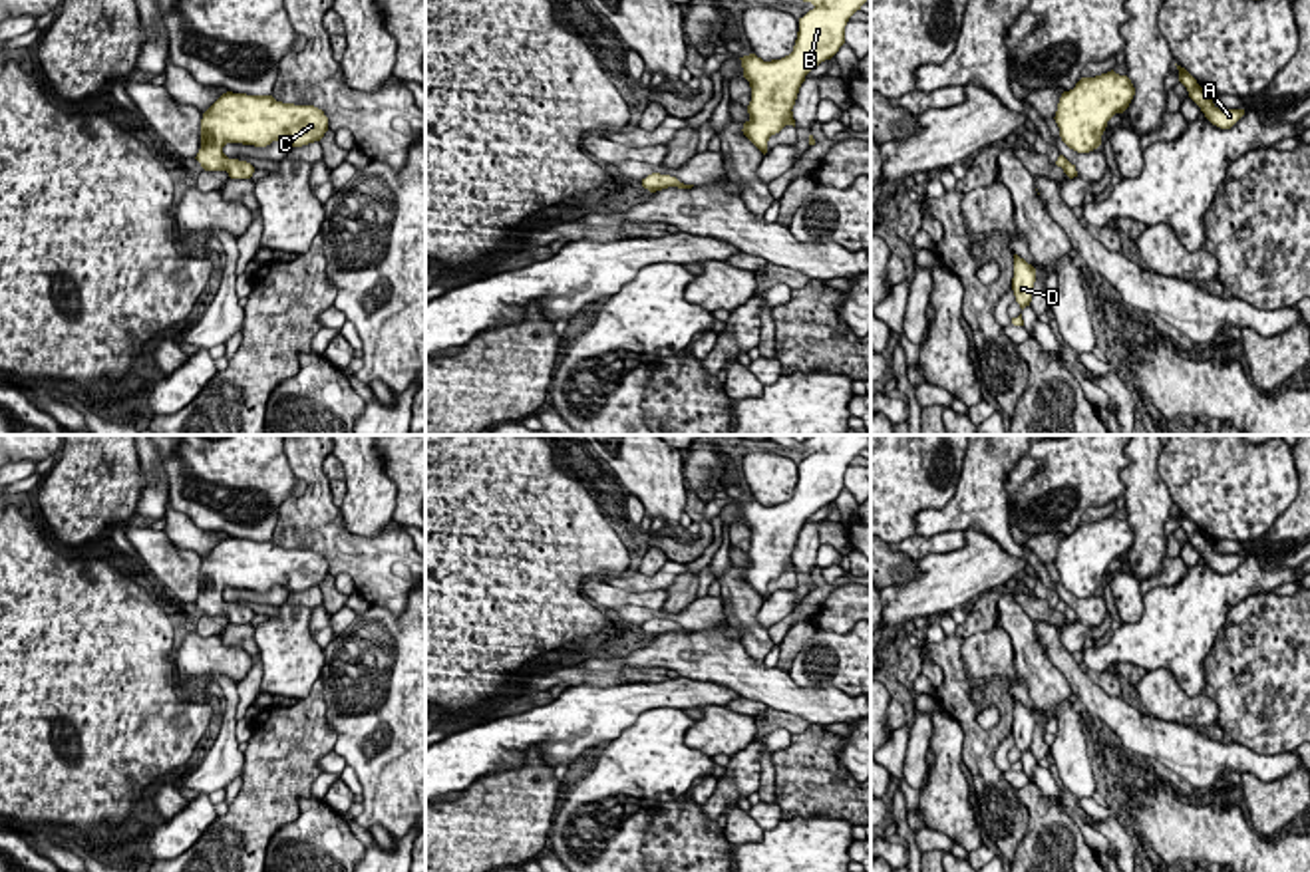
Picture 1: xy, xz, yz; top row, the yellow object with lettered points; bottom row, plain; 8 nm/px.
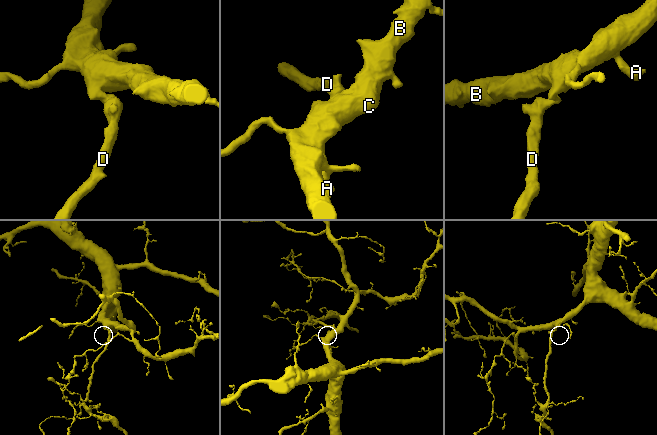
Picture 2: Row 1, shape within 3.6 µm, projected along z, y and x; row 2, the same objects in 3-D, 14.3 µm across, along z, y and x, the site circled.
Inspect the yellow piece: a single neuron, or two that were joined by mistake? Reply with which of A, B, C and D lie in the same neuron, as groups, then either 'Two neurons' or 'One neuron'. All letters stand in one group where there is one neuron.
Groups: A B C D. One neuron

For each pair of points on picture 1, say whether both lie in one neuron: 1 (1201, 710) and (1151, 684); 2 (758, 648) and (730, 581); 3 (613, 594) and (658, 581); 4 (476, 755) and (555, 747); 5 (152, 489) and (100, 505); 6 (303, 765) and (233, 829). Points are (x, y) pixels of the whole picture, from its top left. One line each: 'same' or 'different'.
1: same
2: same
3: different
4: same
5: different
6: same

